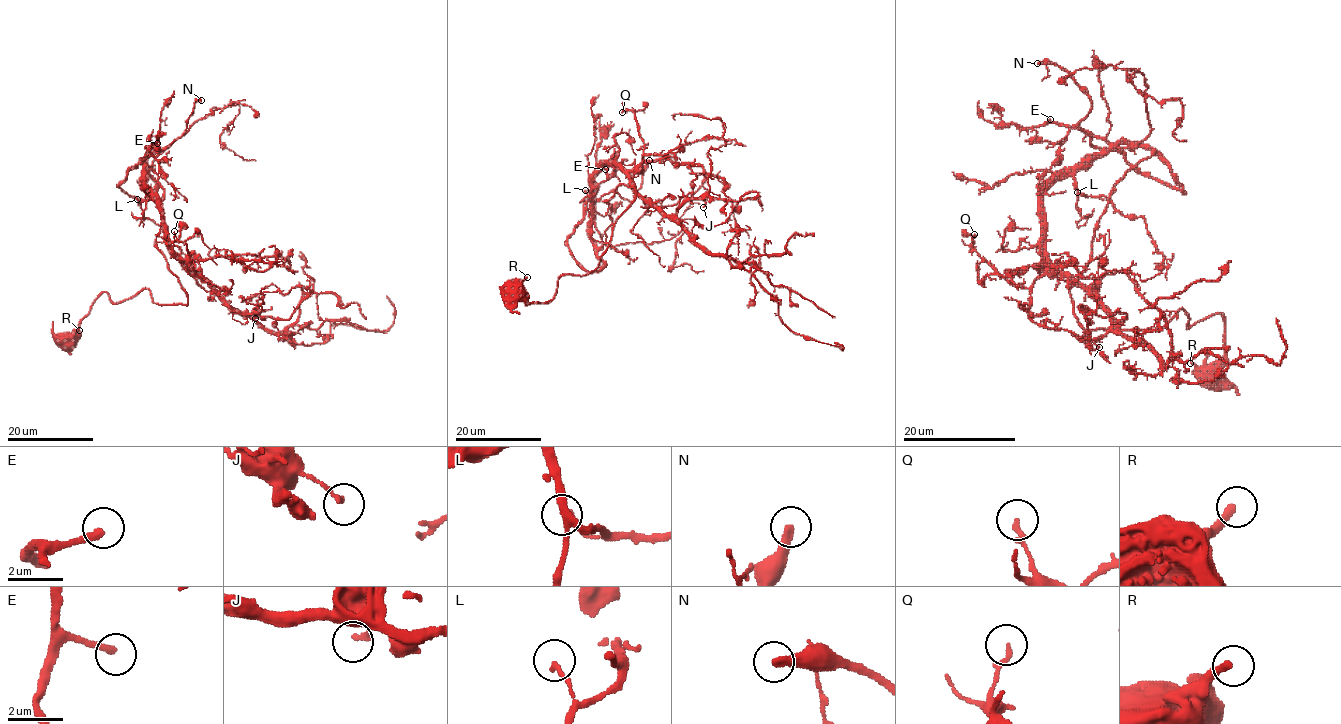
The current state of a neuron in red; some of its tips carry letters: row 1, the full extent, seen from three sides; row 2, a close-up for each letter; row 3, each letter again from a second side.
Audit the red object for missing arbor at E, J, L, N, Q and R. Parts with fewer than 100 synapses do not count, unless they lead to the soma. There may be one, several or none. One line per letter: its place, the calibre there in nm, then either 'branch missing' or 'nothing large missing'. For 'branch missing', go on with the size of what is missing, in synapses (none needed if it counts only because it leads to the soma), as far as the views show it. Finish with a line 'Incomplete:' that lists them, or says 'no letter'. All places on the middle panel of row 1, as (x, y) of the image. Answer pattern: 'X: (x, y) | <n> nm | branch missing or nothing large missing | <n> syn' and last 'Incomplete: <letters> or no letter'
E: (605, 169) | 260 nm | nothing large missing
J: (703, 207) | 180 nm | nothing large missing
L: (585, 190) | 160 nm | nothing large missing
N: (649, 160) | 320 nm | branch missing | 120 syn
Q: (622, 112) | 160 nm | nothing large missing
R: (527, 277) | 280 nm | nothing large missing
Incomplete: N

